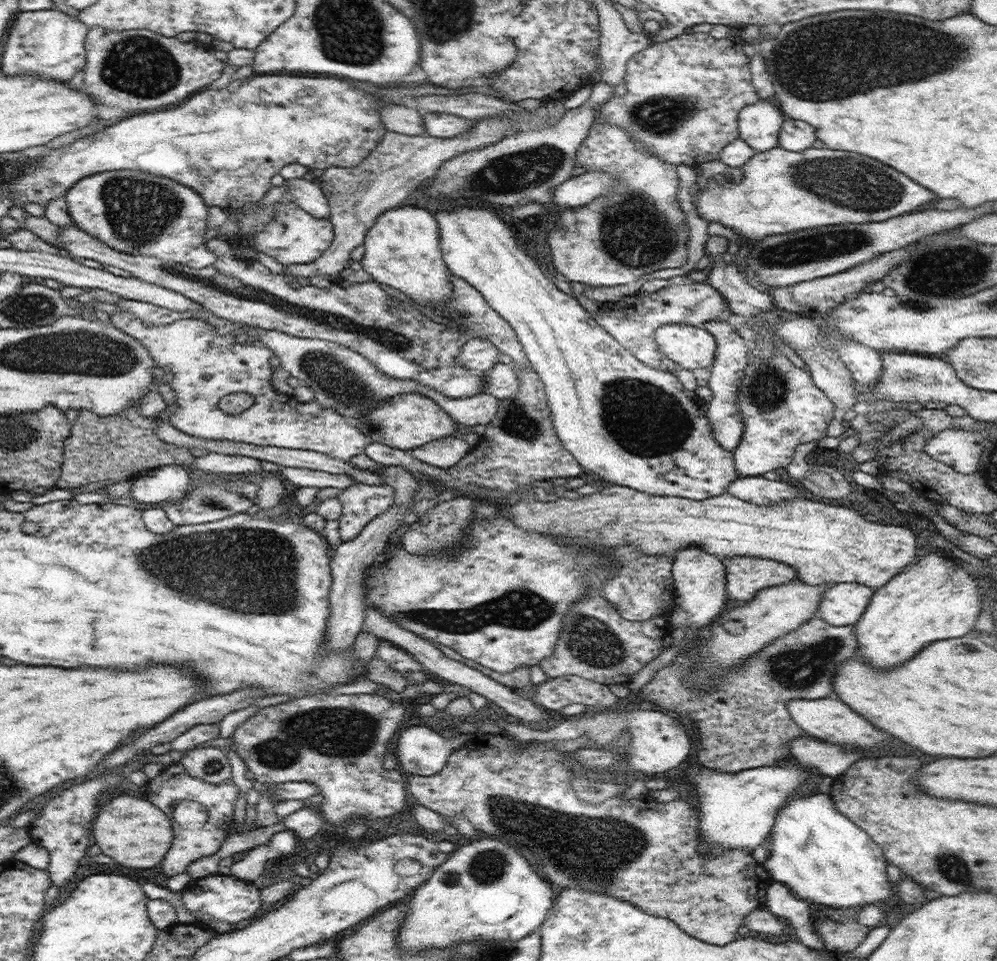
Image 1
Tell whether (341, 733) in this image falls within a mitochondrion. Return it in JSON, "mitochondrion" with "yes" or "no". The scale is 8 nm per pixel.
{"mitochondrion":"yes"}

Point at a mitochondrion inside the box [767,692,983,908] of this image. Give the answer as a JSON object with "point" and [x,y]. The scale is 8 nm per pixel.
{"point":[953,868]}

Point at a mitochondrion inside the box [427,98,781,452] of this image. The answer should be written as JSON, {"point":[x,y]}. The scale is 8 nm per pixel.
{"point":[635,234]}

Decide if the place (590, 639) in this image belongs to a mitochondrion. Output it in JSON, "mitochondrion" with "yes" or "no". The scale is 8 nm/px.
{"mitochondrion":"yes"}

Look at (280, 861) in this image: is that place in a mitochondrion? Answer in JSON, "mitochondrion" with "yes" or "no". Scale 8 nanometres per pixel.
{"mitochondrion":"no"}

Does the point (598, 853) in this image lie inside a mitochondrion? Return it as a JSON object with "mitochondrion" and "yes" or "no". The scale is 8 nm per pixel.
{"mitochondrion":"yes"}

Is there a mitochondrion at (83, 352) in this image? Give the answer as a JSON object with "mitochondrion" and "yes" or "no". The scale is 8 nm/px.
{"mitochondrion":"yes"}

